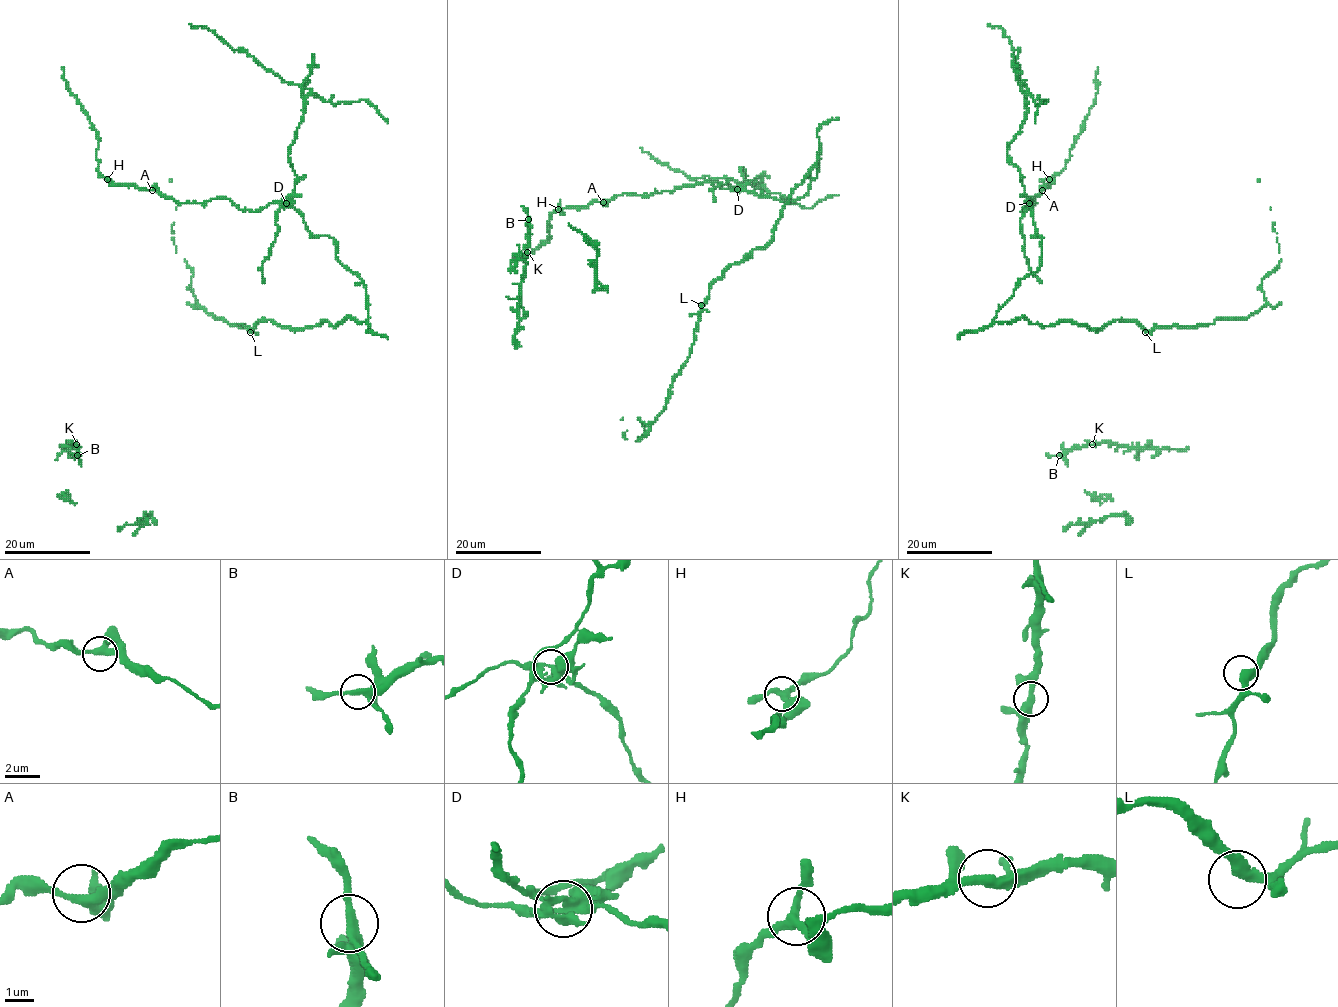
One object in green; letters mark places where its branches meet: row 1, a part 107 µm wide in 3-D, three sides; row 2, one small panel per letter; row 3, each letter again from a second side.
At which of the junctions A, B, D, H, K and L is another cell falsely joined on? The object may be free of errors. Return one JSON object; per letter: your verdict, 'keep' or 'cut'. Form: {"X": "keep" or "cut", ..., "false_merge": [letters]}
{"A": "keep", "B": "keep", "D": "cut", "H": "keep", "K": "keep", "L": "keep", "false_merge": ["D"]}

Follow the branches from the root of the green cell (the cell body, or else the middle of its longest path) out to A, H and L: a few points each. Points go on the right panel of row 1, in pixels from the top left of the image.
A: (1027, 319), (994, 320), (1018, 281), (1040, 265), (1042, 238), (1029, 201), (1022, 211), (1042, 190)
H: (1027, 319), (994, 320), (1040, 265), (1029, 201), (1022, 211), (1049, 179)
L: (1027, 319), (1044, 326), (1069, 321), (1090, 329), (1101, 329), (1115, 320), (1135, 320), (1145, 332)

